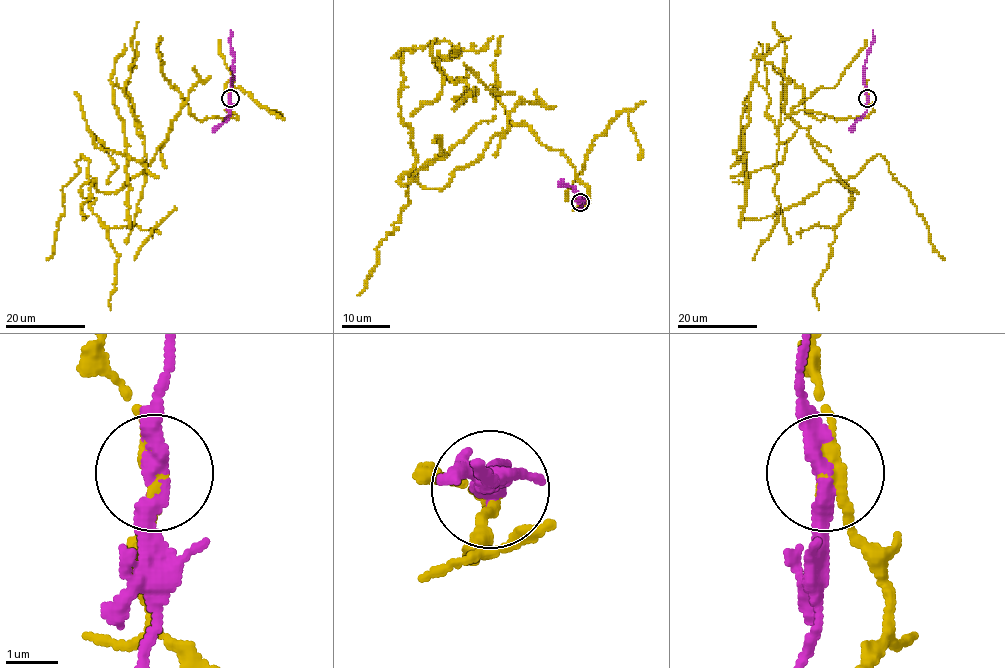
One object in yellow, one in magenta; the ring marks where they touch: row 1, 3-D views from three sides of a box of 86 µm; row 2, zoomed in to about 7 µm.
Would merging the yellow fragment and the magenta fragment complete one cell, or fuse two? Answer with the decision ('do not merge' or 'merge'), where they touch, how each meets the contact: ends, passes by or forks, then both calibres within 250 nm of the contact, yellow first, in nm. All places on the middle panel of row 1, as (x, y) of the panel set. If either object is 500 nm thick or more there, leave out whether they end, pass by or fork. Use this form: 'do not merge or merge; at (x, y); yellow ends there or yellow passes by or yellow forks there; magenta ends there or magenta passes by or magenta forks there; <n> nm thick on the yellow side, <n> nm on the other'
do not merge; at (580, 202); yellow passes by; magenta passes by; 260 nm thick on the yellow side, 320 nm on the other

